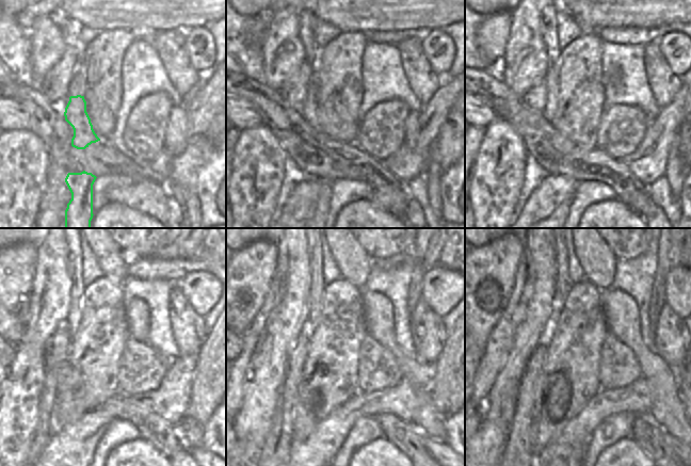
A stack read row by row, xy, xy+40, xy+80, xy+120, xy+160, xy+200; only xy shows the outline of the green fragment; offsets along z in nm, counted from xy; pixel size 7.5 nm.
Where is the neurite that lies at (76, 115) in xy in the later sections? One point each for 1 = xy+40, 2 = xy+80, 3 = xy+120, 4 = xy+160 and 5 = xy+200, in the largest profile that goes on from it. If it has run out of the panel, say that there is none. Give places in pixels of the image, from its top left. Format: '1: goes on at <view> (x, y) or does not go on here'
1: goes on at xy+40 (309, 110)
2: goes on at xy+80 (549, 12)
3: goes on at xy+120 (74, 250)
4: goes on at xy+160 (315, 254)
5: goes on at xy+200 (563, 284)

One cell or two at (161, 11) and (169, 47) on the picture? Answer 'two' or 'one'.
two

